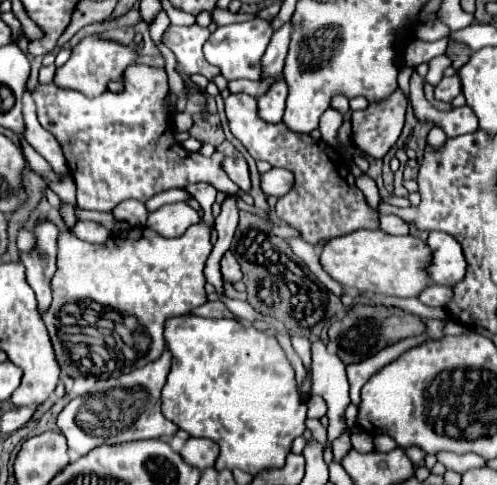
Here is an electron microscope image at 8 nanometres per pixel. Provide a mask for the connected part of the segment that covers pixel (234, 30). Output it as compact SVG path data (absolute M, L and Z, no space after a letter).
M252 18L240 24L218 26L204 44L204 58L210 64L218 66L220 74L226 80L236 80L236 78L260 80L260 58L266 52L270 38L272 38L272 26L268 20L260 20L260 18Z

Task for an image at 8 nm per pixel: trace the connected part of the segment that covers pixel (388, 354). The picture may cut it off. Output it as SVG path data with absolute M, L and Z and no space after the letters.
M420 336L420 338L406 338L400 340L384 350L380 350L376 356L370 356L370 360L362 360L358 364L350 364L346 366L348 372L348 382L350 382L350 398L352 404L358 406L360 404L360 388L370 380L370 376L374 376L380 368L384 368L386 364L390 364L392 360L396 360L402 352L406 352L408 348L418 346L420 342L424 342L428 336Z

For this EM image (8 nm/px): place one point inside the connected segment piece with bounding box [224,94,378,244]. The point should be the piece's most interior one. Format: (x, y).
(324, 203)

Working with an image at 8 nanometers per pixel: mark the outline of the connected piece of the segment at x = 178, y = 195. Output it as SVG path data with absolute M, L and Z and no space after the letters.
M174 188L161 192L148 200L145 205L149 212L157 210L160 206L174 202L185 202L192 198L192 194L184 188Z

